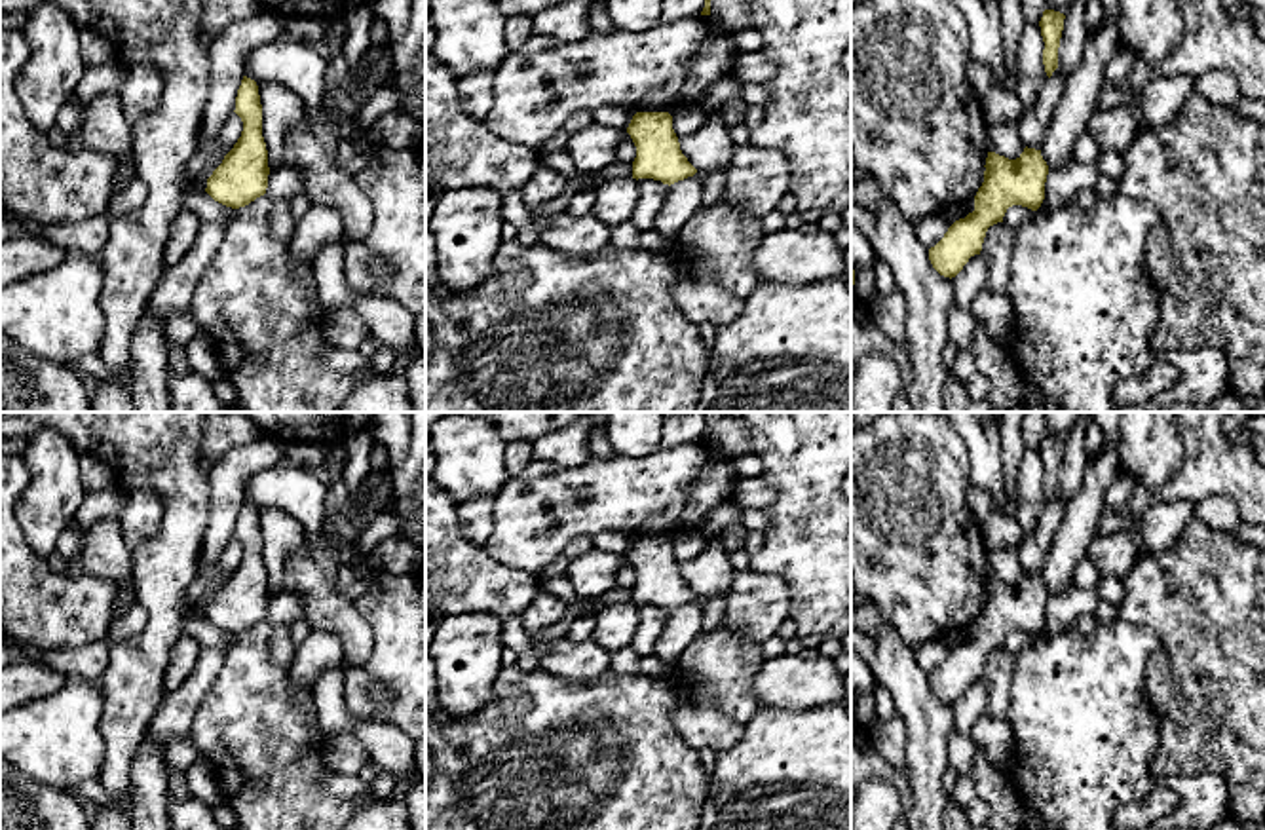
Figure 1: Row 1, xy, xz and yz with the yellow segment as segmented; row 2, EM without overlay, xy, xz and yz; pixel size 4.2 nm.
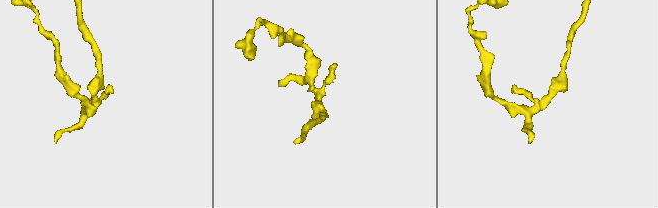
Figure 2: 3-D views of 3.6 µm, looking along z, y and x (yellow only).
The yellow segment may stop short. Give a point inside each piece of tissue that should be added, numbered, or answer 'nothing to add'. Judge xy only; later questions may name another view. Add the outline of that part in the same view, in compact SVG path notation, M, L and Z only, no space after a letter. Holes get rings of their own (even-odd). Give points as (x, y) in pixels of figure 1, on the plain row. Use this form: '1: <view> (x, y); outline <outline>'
nothing to add

